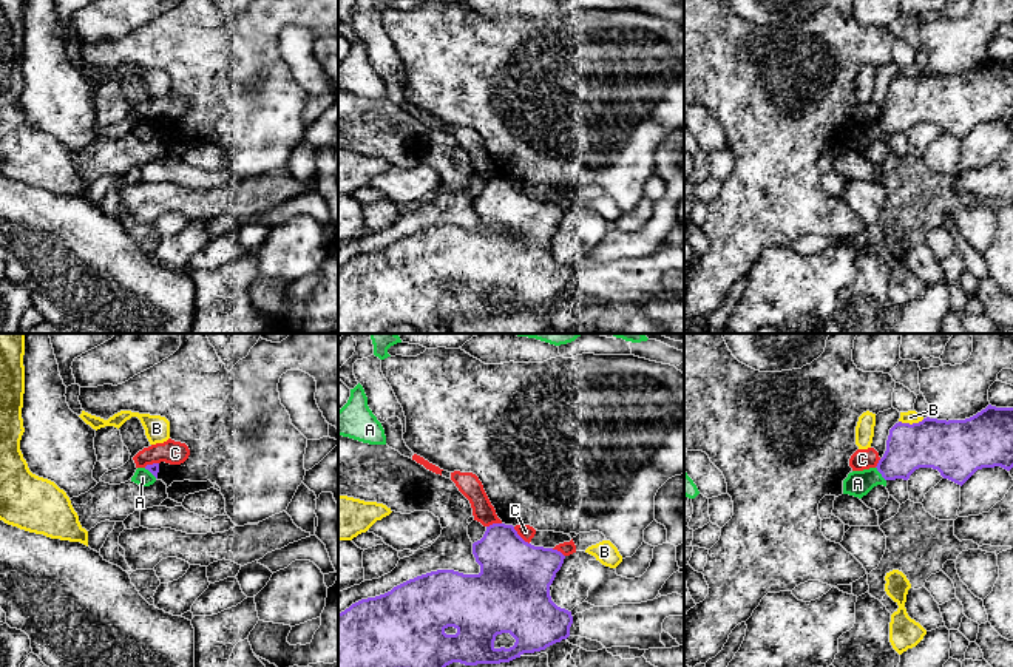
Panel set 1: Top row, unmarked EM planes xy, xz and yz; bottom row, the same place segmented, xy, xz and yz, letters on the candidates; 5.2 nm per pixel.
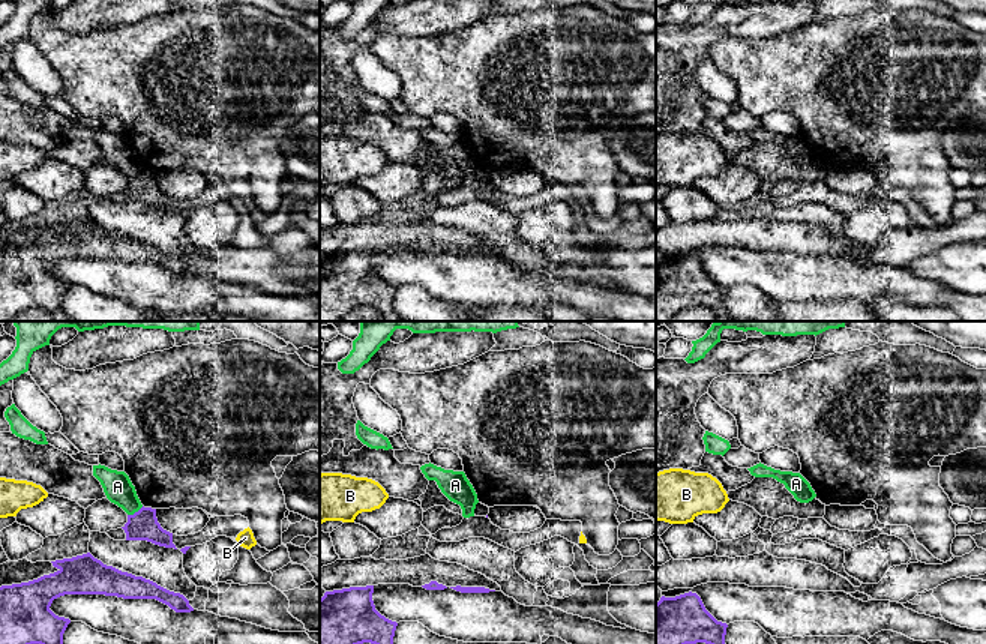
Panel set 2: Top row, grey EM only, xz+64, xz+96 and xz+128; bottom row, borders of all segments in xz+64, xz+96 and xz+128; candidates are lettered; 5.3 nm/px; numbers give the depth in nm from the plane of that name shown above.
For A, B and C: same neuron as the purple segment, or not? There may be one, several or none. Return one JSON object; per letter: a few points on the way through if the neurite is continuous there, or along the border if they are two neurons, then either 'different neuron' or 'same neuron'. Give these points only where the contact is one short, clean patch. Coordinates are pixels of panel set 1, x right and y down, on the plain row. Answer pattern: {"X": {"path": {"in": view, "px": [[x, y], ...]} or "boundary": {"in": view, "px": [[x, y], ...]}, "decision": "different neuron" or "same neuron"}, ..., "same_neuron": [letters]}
{"A": {"boundary": {"in": "yz", "px": [[876, 121], [885, 135]]}, "decision": "different neuron"}, "B": {"decision": "different neuron"}, "C": {"decision": "different neuron"}, "same_neuron": []}

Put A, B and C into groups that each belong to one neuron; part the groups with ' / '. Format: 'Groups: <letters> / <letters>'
Groups: A B / C

